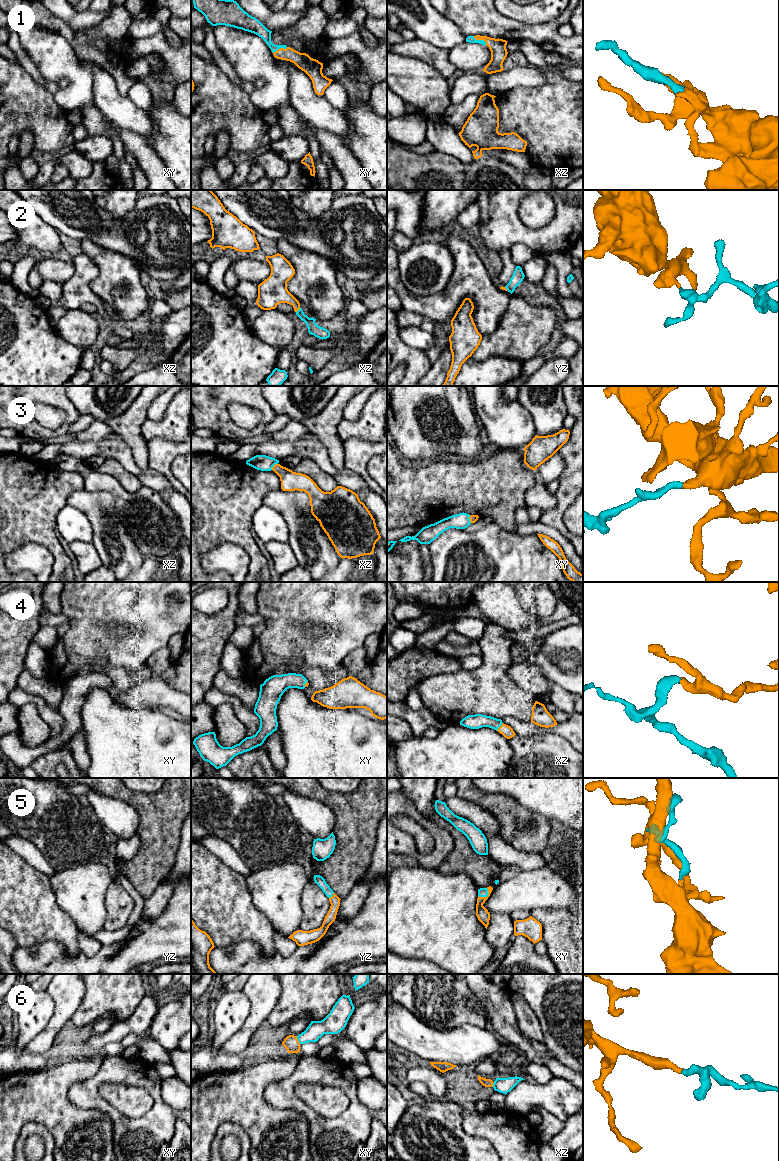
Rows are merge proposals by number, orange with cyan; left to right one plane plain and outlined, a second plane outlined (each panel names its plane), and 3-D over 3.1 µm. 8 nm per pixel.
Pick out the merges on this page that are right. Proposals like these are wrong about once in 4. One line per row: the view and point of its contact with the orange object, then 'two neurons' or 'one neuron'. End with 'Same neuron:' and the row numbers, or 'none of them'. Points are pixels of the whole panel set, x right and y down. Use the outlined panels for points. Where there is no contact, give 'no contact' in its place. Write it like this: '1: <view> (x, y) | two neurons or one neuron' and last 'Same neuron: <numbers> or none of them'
1: xz (480, 39) | one neuron
2: xz (298, 309) | one neuron
3: xz (273, 466) | one neuron
4: xz (500, 726) | one neuron
5: xy (485, 897) | one neuron
6: xy (297, 1040) | one neuron
Same neuron: 1, 2, 3, 4, 5, 6

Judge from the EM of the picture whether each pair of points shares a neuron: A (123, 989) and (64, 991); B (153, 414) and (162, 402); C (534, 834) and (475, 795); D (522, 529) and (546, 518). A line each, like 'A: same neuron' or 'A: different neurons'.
A: different neurons
B: same neuron
C: same neuron
D: different neurons

